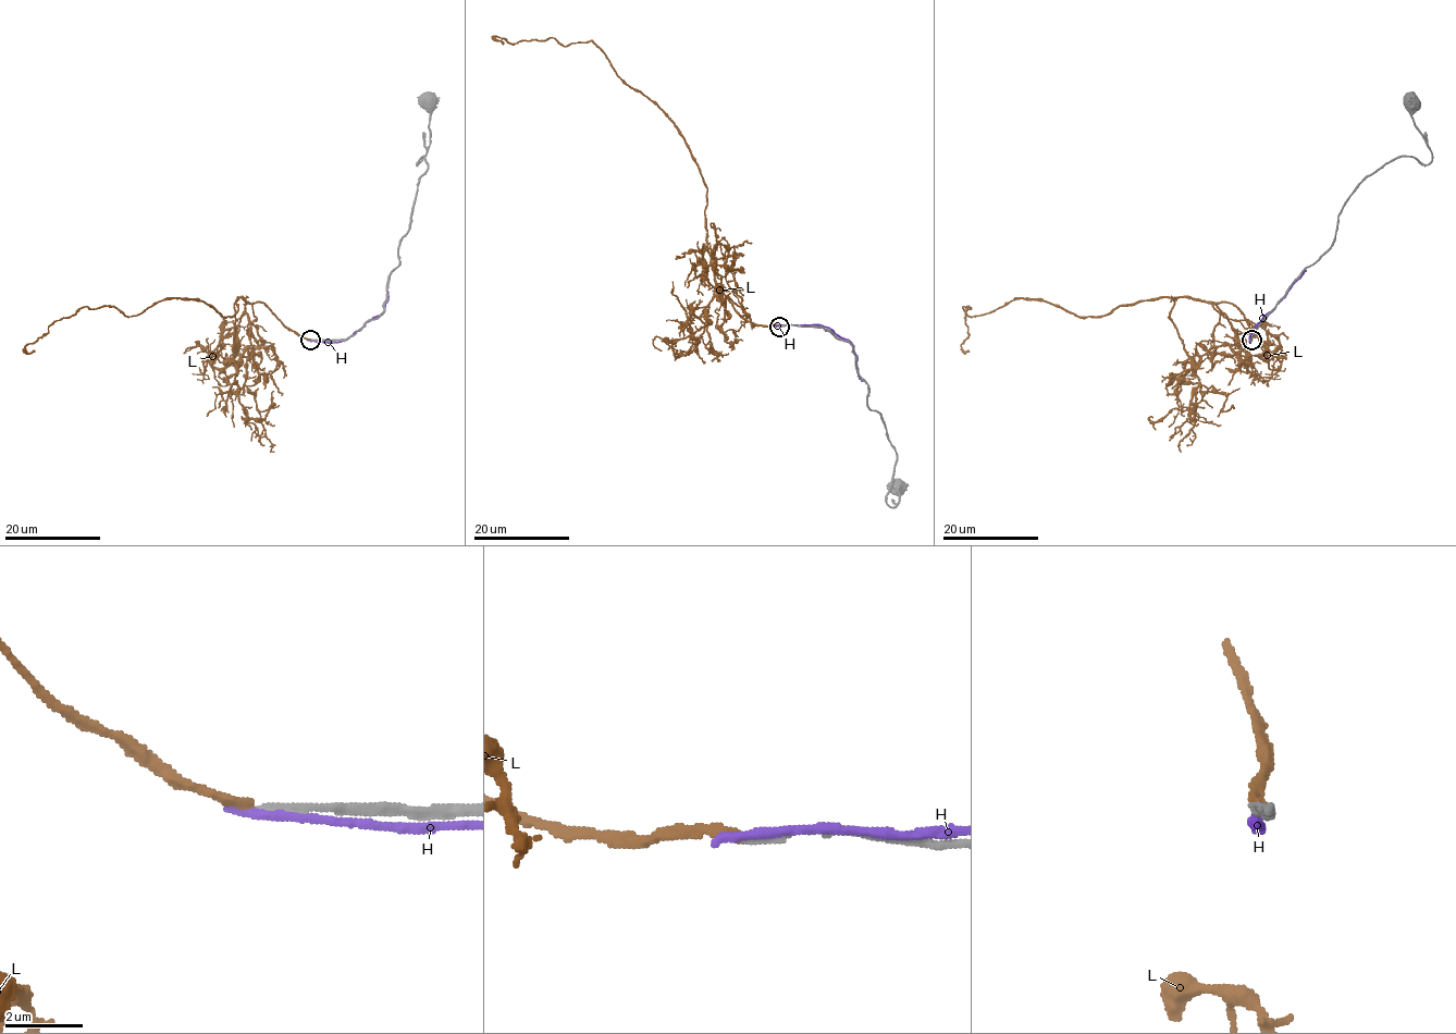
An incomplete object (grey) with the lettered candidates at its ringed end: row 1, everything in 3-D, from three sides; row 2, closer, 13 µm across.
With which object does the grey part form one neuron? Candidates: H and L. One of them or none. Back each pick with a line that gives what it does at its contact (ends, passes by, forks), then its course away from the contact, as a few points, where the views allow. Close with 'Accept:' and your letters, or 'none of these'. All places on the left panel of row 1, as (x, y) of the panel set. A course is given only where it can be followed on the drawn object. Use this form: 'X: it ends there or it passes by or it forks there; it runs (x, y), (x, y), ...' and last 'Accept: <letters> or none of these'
L: it ends there; it runs (310, 340), (259, 302), (238, 297), (222, 316), (181, 298), (126, 316), (84, 307), (25, 346), (35, 349)
Accept: L

